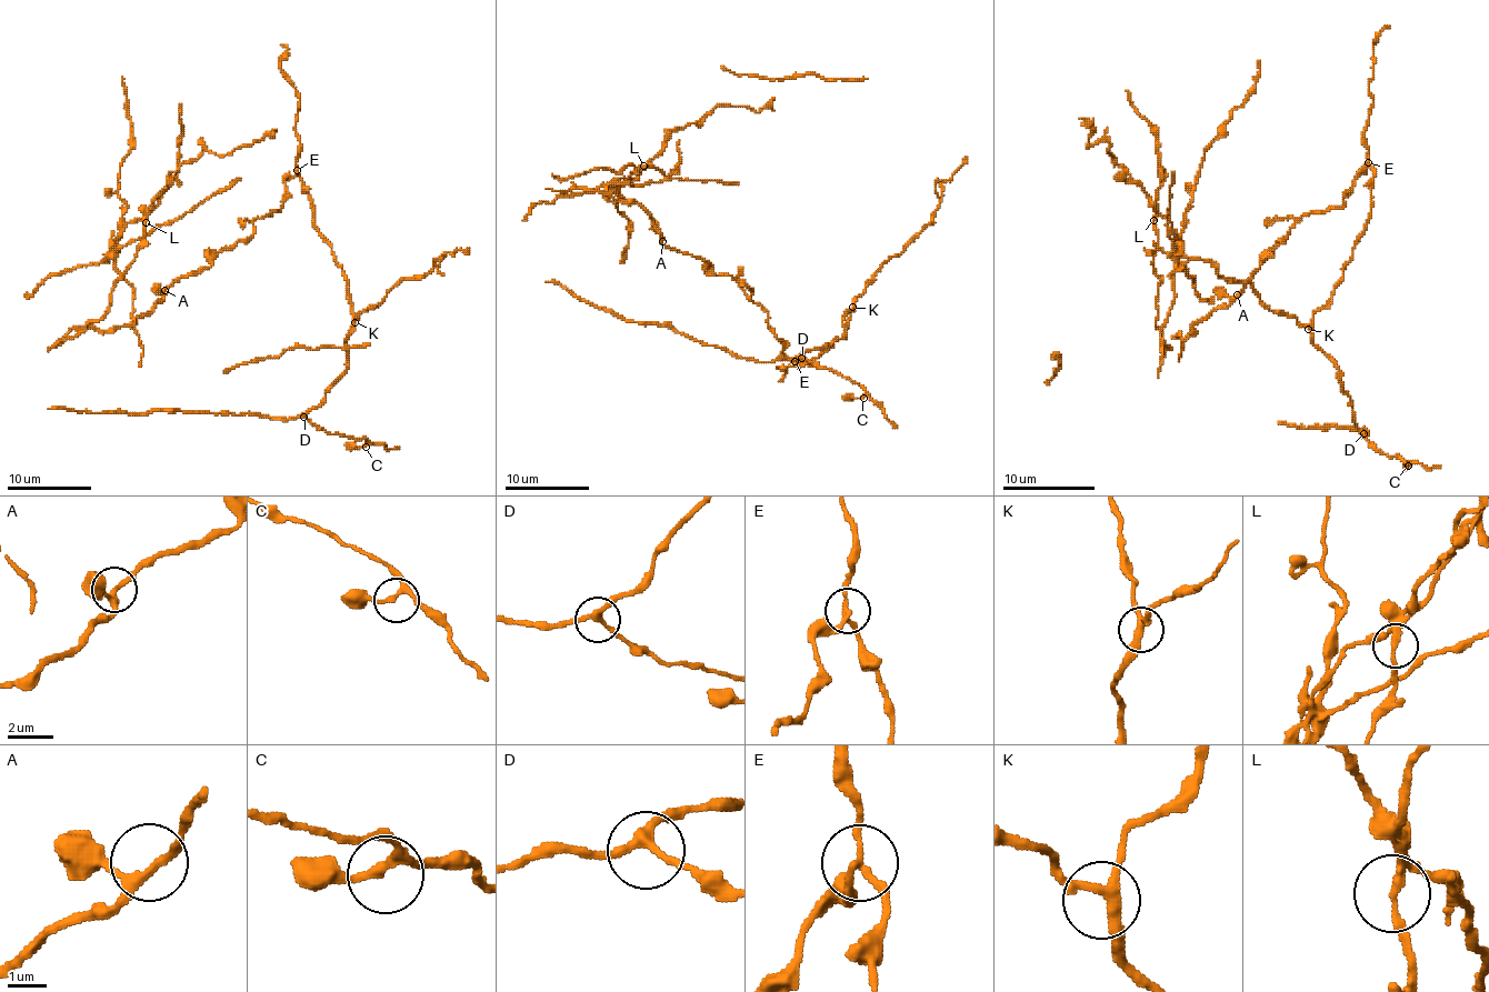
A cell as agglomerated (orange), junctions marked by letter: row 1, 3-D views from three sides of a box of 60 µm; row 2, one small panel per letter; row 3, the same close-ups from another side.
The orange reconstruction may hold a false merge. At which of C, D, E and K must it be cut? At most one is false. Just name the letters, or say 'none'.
E

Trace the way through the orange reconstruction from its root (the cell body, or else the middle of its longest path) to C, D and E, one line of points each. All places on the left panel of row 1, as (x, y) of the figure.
C: (196, 271), (245, 241), (300, 178), (352, 304), (347, 370), (306, 417), (366, 447)
D: (196, 271), (245, 241), (258, 218), (281, 208), (285, 180), (300, 178), (352, 304), (347, 370), (303, 417)
E: (196, 271), (207, 269), (219, 252), (245, 241), (258, 218), (277, 212), (285, 197), (285, 180), (298, 170)

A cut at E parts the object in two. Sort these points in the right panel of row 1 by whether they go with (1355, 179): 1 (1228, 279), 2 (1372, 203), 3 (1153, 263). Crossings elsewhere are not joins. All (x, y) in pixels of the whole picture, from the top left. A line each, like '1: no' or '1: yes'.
1: no
2: no
3: yes

